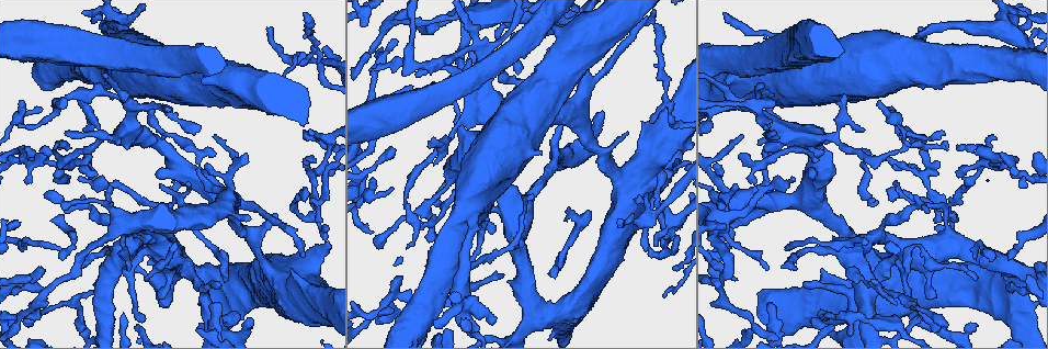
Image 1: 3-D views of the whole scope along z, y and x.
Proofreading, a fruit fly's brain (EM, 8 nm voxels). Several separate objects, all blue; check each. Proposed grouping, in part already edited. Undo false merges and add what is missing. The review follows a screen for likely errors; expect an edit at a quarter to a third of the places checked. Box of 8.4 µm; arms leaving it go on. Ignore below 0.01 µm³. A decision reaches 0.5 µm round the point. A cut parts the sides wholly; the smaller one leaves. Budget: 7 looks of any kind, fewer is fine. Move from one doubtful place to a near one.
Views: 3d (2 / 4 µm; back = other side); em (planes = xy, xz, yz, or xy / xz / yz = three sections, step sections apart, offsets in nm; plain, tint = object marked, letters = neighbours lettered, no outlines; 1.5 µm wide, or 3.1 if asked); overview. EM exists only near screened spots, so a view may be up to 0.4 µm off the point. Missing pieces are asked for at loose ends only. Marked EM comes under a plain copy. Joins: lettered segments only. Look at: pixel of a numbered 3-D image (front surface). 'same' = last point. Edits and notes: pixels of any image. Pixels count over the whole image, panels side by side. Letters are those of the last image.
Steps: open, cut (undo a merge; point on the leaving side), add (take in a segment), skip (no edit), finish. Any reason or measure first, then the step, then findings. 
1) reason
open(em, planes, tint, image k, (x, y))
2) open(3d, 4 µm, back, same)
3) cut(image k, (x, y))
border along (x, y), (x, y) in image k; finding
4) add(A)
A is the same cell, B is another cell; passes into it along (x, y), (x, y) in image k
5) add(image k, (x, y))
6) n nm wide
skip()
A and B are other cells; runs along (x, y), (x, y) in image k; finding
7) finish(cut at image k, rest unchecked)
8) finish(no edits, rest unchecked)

thin end
open(em, planes, letters, image 1, (743, 136))

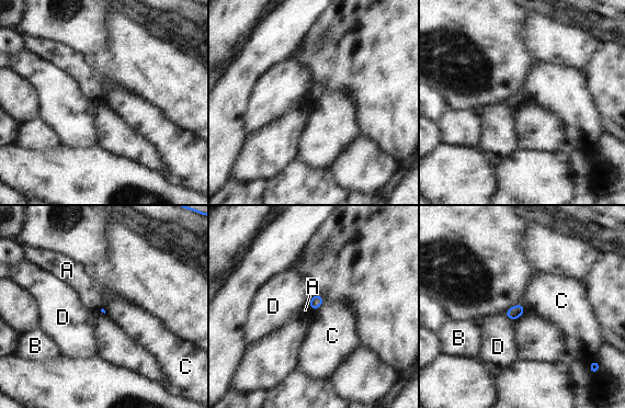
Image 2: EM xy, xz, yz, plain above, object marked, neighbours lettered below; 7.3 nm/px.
skip()
A, B, C and D are other cells; border along (324, 303), (313, 312) in image 2; none of them fits

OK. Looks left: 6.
long arm stops here
open(3d, 4 µm, back, image 1, (144, 102))

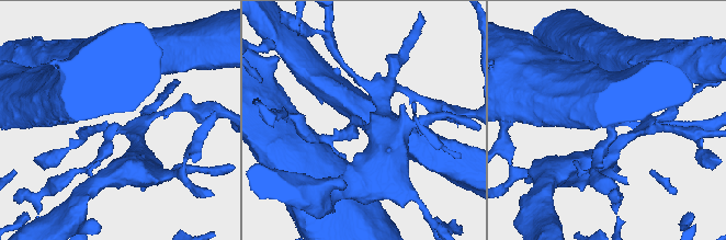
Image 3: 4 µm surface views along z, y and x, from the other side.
shape alone is not enough
open(em, planes, letters, image 3, (119, 125))

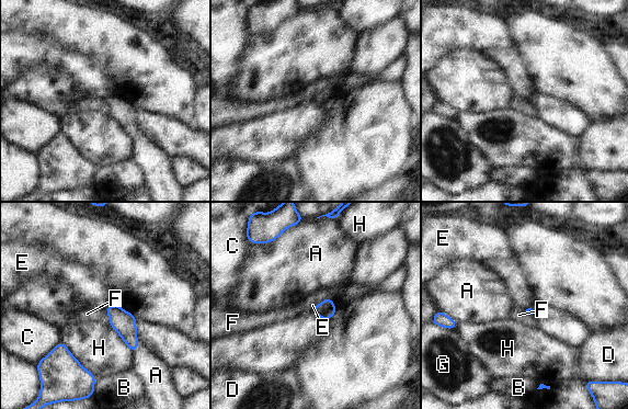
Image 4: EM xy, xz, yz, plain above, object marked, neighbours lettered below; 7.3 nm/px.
skip()
A, B, C, D, E, F, G and H are other cells; border along (116, 303), (103, 309) in image 4; none of them fits

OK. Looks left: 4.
open(3d, 4 µm, image 1, (160, 183))

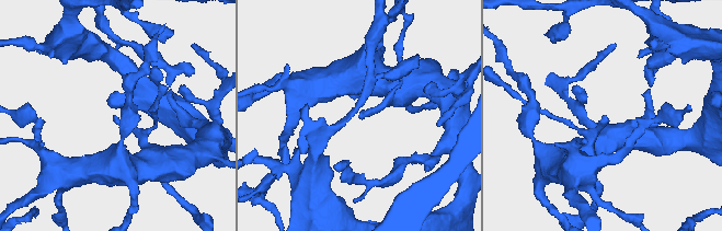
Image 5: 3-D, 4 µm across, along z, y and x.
open(em, planes, letters, image 5, (114, 117))

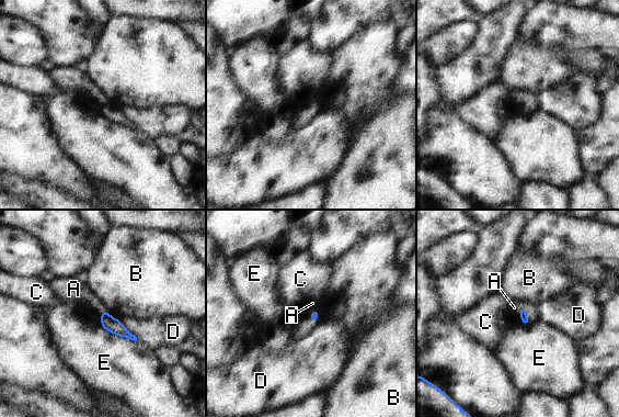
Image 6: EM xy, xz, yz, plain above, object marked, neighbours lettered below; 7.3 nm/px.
add(A)
A is the same cell, B, C, D and E are other cells; passes into it along (525, 319), (526, 314), (514, 307) in image 6; it goes on there

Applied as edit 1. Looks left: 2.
finish(add at image 6, rest unchecked)

